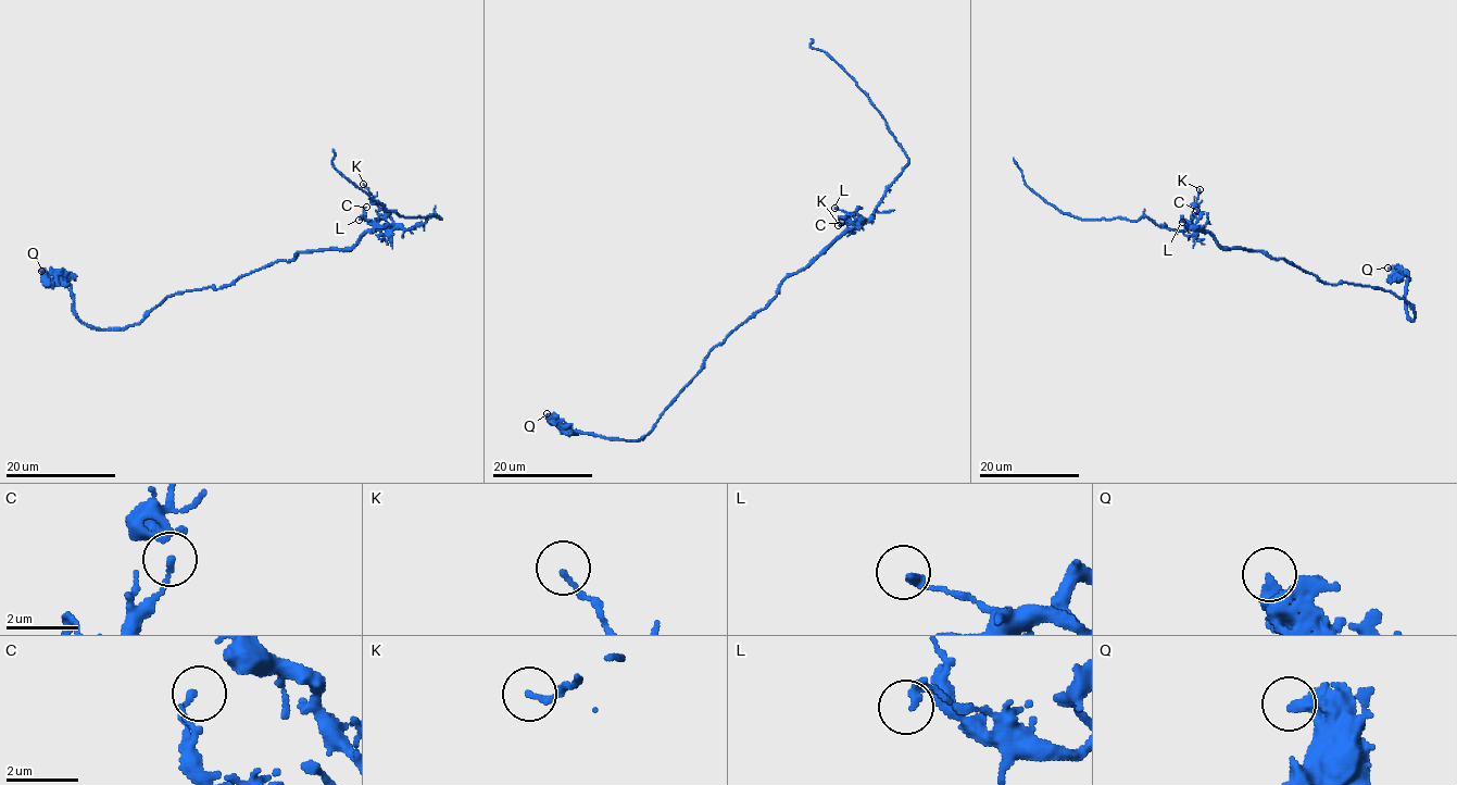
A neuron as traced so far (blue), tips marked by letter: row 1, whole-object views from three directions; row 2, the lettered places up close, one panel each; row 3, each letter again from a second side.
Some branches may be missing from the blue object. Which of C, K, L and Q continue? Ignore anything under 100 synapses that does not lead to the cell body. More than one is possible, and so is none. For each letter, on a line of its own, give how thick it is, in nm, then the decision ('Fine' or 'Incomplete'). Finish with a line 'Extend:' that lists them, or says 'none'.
C: Thickness 100 nm. Fine
K: Thickness 150 nm. Fine
L: Thickness 200 nm. Fine
Q: Thickness 400 nm. Fine
Extend: none

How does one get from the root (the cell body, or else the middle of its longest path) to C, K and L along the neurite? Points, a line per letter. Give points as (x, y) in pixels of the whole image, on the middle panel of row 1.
C: (787, 277), (811, 265), (862, 219), (846, 213), (839, 219), (841, 222)
K: (787, 277), (805, 269), (842, 235), (866, 221), (857, 226), (851, 222), (838, 225)
L: (787, 277), (811, 265), (862, 221), (854, 213), (834, 208)

